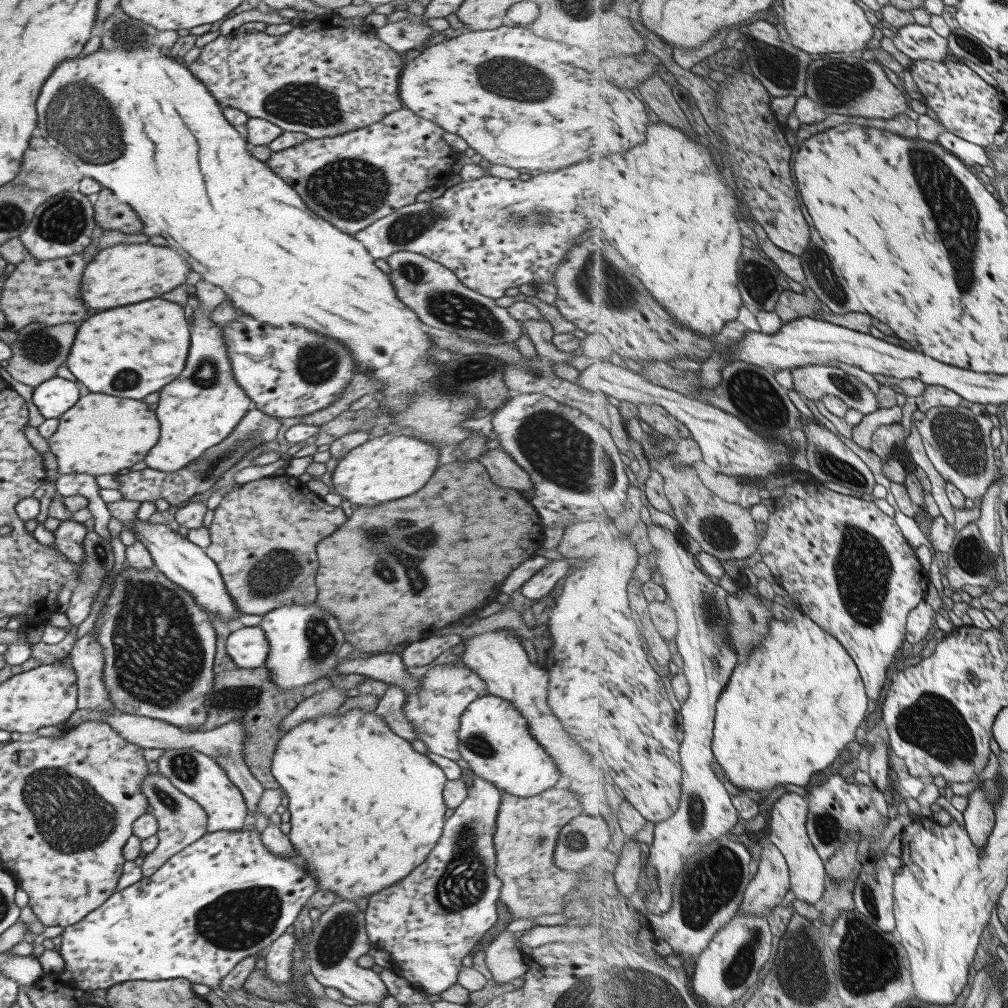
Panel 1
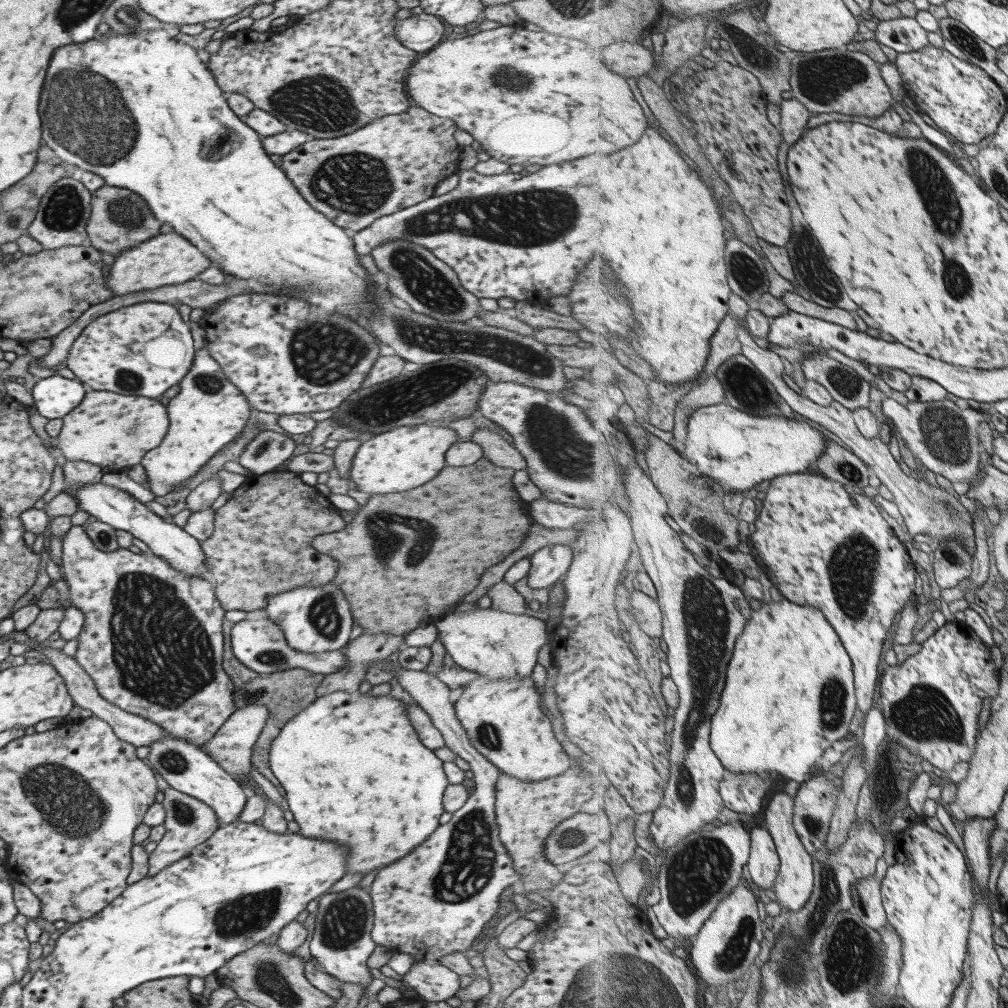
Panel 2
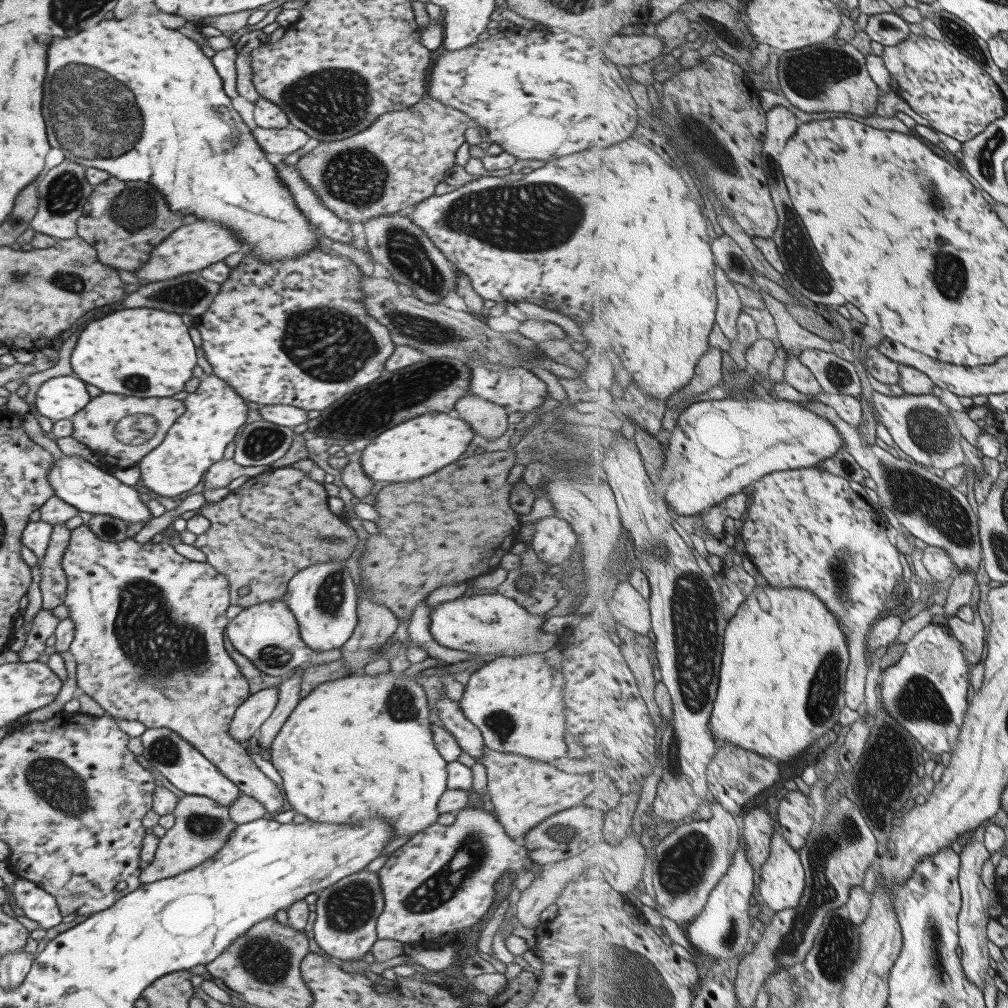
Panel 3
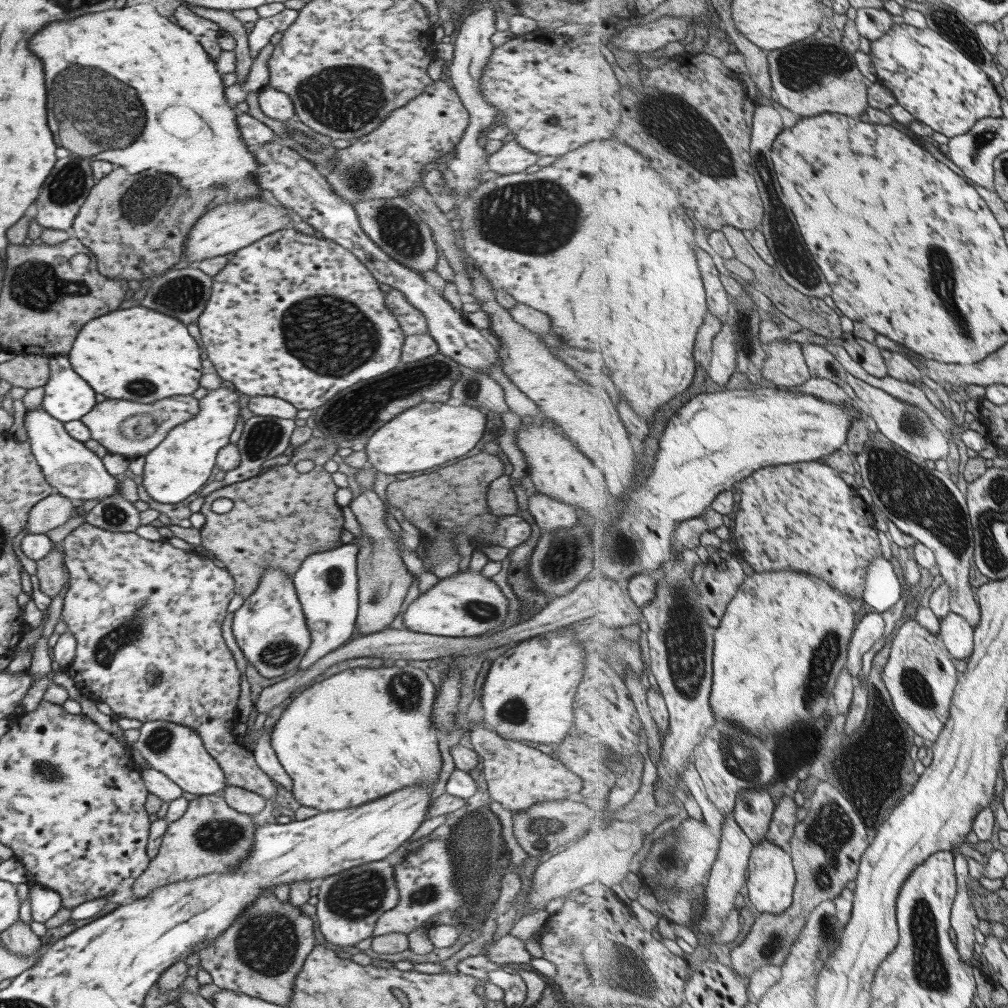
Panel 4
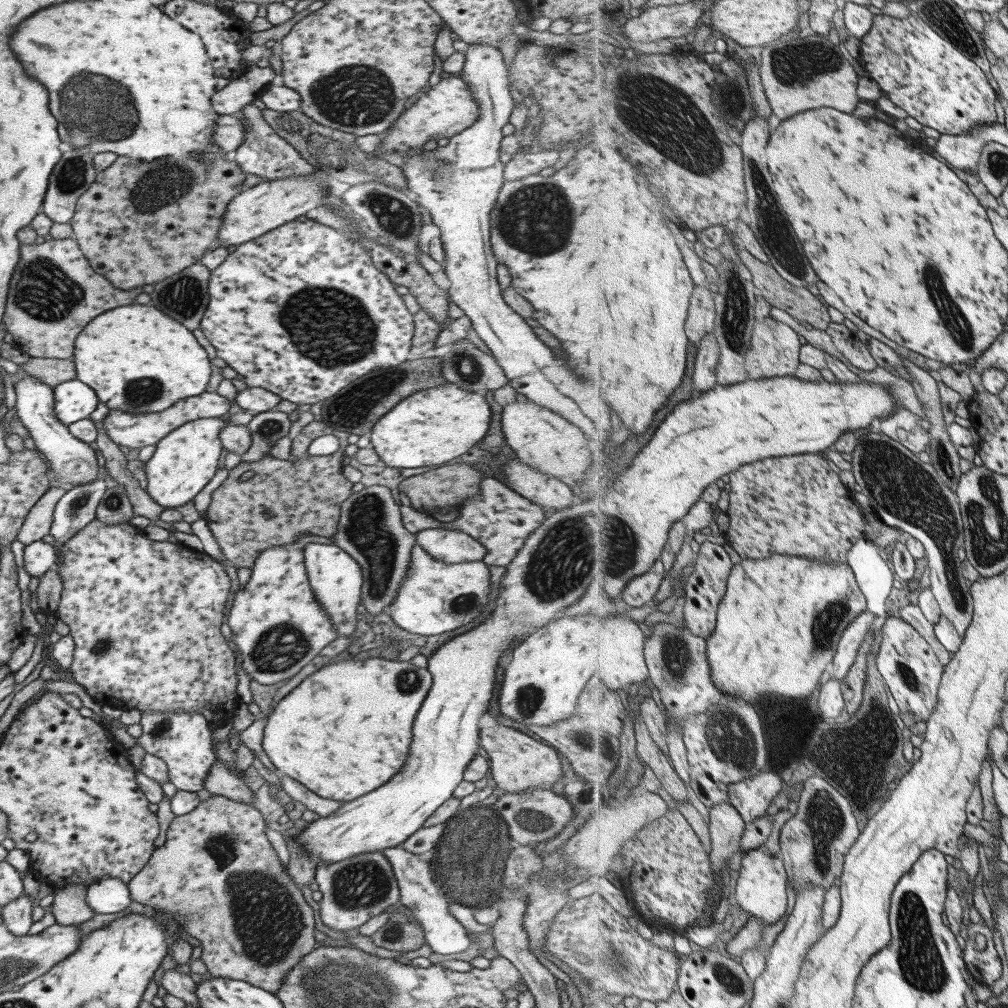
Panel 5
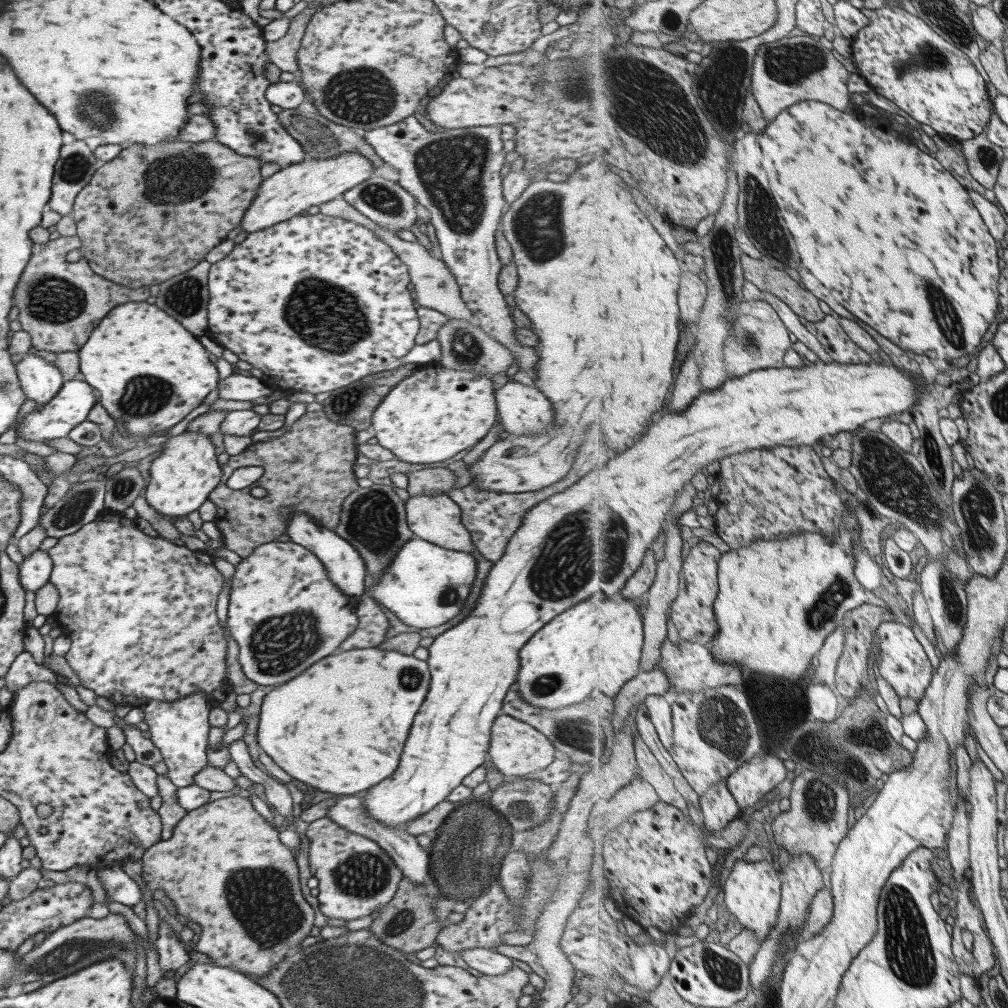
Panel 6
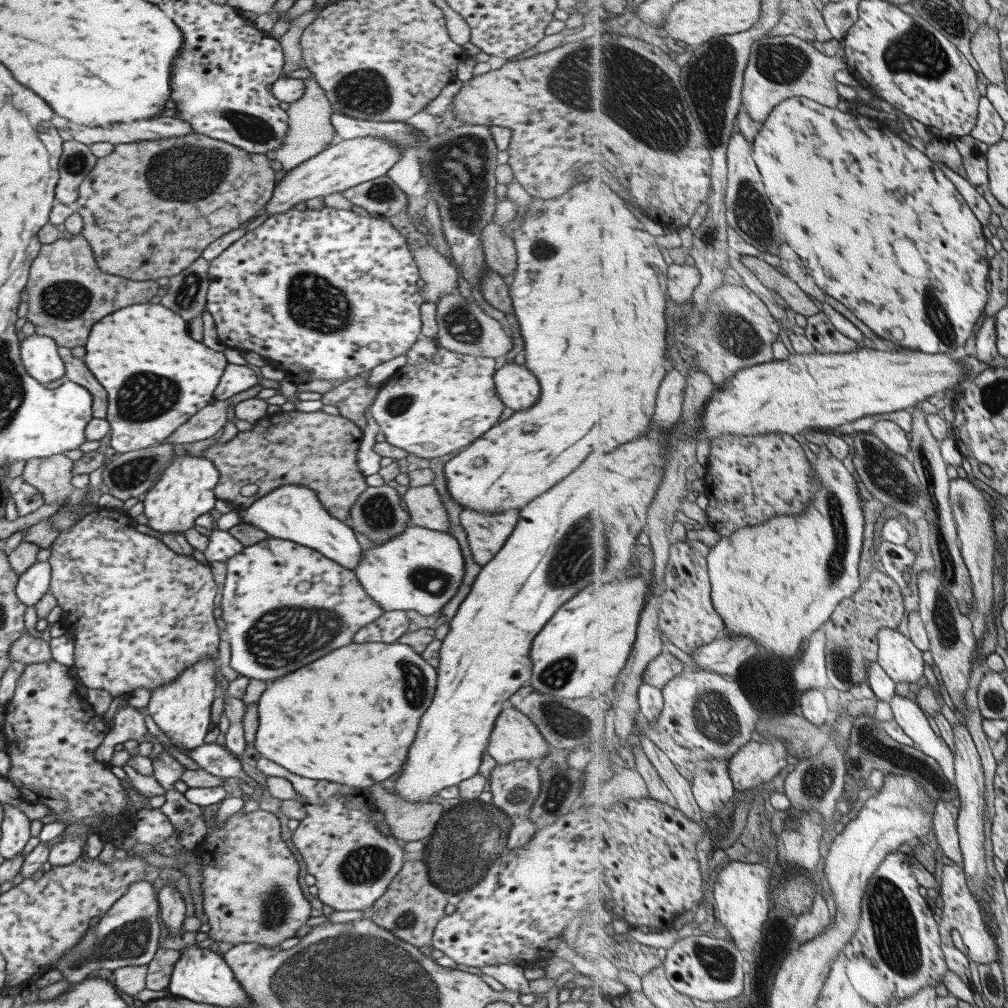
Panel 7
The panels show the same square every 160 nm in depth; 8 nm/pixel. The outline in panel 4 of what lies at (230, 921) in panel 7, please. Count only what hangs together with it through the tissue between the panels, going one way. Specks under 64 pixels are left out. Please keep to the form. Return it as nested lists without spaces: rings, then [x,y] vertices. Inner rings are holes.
[[[221,794],[197,796],[197,798],[187,803],[185,812],[177,820],[168,823],[161,837],[157,854],[150,858],[145,870],[133,881],[133,898],[146,897],[154,888],[174,882],[191,880],[192,878],[211,873],[232,873],[248,855],[255,826],[253,816],[241,814],[229,808]],[[264,888],[256,900],[236,918],[232,926],[224,930],[209,946],[202,948],[197,956],[199,968],[211,976],[212,983],[219,989],[247,994],[251,998],[259,998],[273,1005],[285,1007],[291,999],[295,975],[301,971],[305,957],[315,945],[315,939],[311,919],[303,915],[299,907],[288,901],[277,901],[272,889]]]

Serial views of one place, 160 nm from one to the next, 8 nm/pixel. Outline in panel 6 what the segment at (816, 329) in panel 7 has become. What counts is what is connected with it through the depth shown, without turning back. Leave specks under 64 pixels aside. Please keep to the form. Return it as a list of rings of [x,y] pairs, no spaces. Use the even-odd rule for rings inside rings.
[[[828,314],[817,323],[817,338],[836,362],[843,364],[869,364],[871,354],[863,350],[843,328],[838,317]]]

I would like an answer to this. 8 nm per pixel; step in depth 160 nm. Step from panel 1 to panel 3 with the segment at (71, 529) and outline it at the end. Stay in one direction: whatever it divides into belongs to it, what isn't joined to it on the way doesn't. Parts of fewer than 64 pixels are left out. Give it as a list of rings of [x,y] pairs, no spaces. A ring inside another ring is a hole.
[[[79,526],[70,531],[68,545],[61,560],[61,569],[66,576],[66,593],[64,596],[63,606],[67,606],[68,617],[73,622],[73,639],[69,643],[68,651],[72,654],[75,664],[75,678],[77,692],[83,692],[90,696],[105,712],[105,716],[113,720],[137,720],[145,725],[145,728],[167,728],[171,732],[178,734],[185,742],[188,742],[195,750],[198,750],[209,762],[213,764],[235,786],[240,794],[254,798],[260,802],[266,814],[270,818],[282,811],[283,798],[281,790],[265,777],[256,768],[246,750],[240,745],[239,741],[233,740],[227,732],[231,717],[235,709],[248,697],[248,684],[243,675],[239,672],[237,665],[229,658],[228,652],[224,648],[224,630],[226,630],[229,620],[225,617],[225,609],[229,606],[229,589],[224,576],[215,573],[213,567],[207,563],[191,562],[183,556],[174,552],[169,542],[161,541],[160,543],[137,543],[133,539],[125,538],[119,542],[103,542],[93,535],[87,526]]]

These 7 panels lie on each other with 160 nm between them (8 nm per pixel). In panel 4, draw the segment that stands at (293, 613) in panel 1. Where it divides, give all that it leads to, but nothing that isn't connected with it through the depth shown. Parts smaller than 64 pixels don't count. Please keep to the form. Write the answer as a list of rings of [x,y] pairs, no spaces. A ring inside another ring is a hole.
[[[355,541],[340,544],[334,550],[322,551],[305,557],[299,569],[292,574],[293,588],[303,616],[305,627],[309,631],[309,646],[301,657],[297,670],[303,671],[311,666],[316,660],[325,656],[328,652],[334,651],[341,645],[349,642],[355,630],[355,619],[358,607],[356,557],[358,544]],[[272,726],[264,728],[263,733],[256,740],[251,753],[259,770],[267,775],[278,786],[283,786],[285,790],[290,792],[292,782],[280,766],[280,762],[277,760],[270,743],[270,734],[272,730]]]

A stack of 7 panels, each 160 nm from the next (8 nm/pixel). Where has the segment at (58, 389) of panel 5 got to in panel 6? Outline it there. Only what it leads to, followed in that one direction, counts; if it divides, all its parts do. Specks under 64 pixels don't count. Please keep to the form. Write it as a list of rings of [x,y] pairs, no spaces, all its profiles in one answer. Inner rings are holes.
[[[75,379],[64,381],[57,394],[49,402],[40,406],[40,408],[34,408],[33,411],[27,413],[19,421],[19,429],[17,429],[16,436],[20,436],[25,440],[31,440],[31,442],[41,442],[41,444],[43,444],[43,440],[63,438],[72,428],[87,420],[89,409],[92,408],[96,401],[95,390],[85,381]]]

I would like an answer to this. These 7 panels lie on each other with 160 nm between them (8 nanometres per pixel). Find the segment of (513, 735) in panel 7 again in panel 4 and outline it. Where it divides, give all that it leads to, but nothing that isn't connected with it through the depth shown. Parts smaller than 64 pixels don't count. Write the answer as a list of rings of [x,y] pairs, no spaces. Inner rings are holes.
[[[471,721],[468,726],[469,744],[478,758],[481,758],[482,778],[487,786],[487,794],[510,813],[525,810],[544,800],[576,798],[582,789],[577,770],[573,767],[566,768],[555,755],[541,753],[515,740],[505,740],[475,721]]]

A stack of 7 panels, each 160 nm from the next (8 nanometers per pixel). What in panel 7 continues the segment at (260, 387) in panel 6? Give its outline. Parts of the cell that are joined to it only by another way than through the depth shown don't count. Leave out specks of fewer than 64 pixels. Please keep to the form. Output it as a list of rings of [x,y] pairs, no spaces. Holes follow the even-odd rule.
[[[227,363],[212,398],[215,401],[225,400],[255,386],[258,382],[257,375],[255,375],[253,369],[249,369],[248,365]]]

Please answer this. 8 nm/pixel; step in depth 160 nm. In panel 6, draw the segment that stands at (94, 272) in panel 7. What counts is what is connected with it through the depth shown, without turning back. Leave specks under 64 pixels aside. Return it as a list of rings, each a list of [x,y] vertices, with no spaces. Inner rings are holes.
[[[76,235],[61,236],[31,246],[31,258],[15,286],[13,306],[17,308],[20,329],[29,334],[30,346],[34,350],[75,352],[87,340],[93,326],[111,310],[111,306],[123,302],[141,302],[149,296],[148,287],[129,289],[96,275],[83,257],[75,262],[67,262],[67,252],[80,246],[81,241]]]

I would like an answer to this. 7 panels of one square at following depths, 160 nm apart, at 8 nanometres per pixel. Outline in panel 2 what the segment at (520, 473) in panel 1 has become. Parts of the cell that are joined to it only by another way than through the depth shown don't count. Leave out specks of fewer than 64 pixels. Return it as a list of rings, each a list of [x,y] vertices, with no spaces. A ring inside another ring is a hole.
[[[485,427],[477,428],[470,441],[481,447],[482,457],[486,458],[491,464],[502,466],[502,468],[512,468],[514,471],[525,469],[526,464],[523,457],[520,456],[513,445],[510,446],[497,433],[493,433]]]

